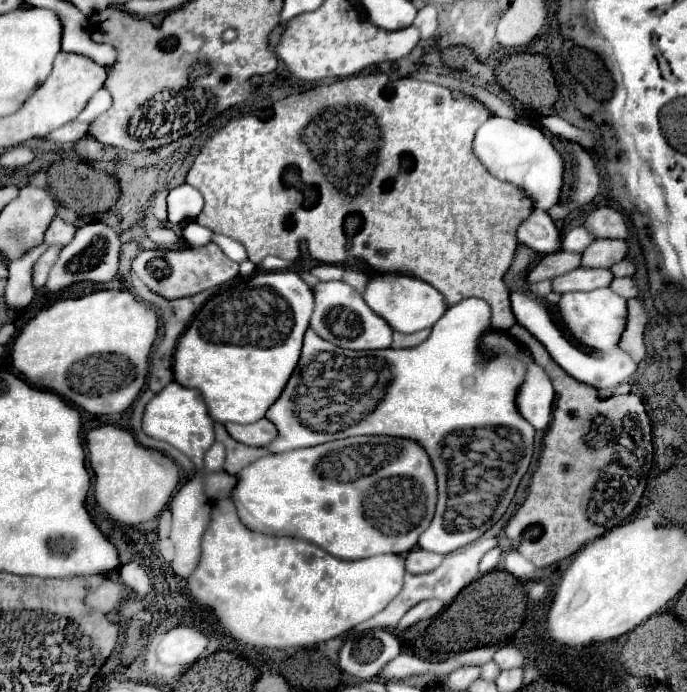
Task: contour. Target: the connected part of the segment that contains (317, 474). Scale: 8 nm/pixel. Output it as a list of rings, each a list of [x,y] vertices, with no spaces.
[[[362,435],[362,437],[348,437],[348,439],[340,439],[340,441],[330,441],[330,443],[316,445],[316,447],[294,449],[294,451],[280,453],[280,455],[260,457],[258,461],[250,463],[248,467],[244,467],[238,473],[238,483],[232,489],[230,497],[232,497],[232,501],[238,509],[238,515],[246,527],[252,527],[252,529],[266,533],[266,535],[288,535],[288,537],[306,539],[306,541],[322,547],[324,551],[328,551],[330,555],[334,555],[338,559],[366,559],[366,557],[380,555],[380,553],[404,553],[404,551],[410,551],[412,547],[416,547],[420,533],[430,525],[430,521],[434,517],[436,497],[438,497],[436,489],[438,489],[436,471],[432,469],[432,461],[420,443],[416,443],[412,439],[386,437],[386,435]]]

